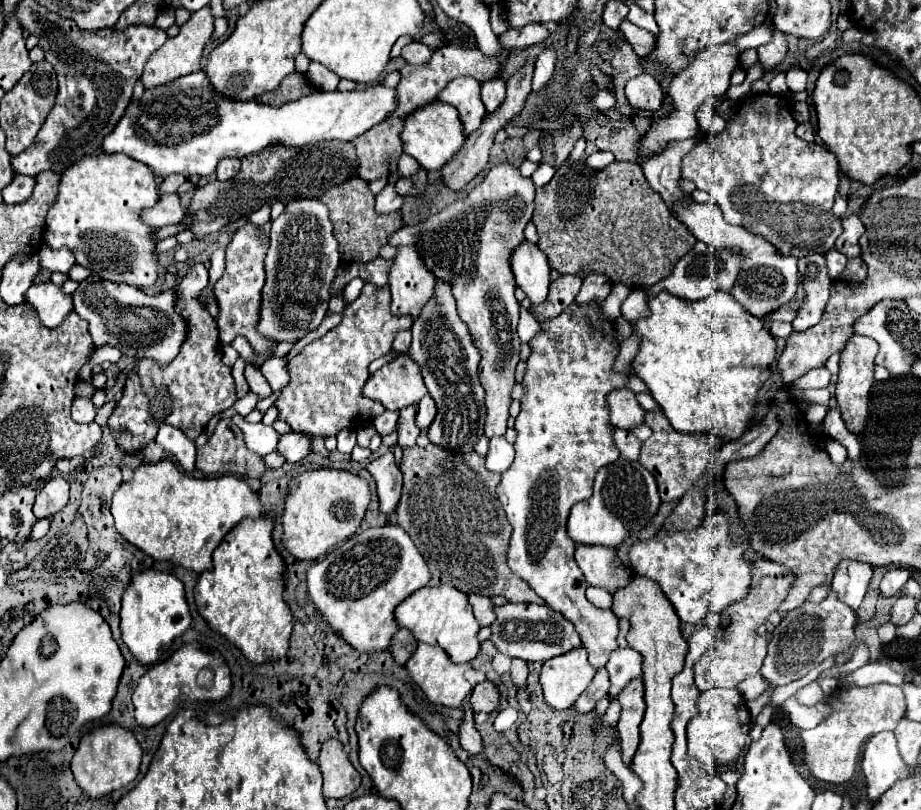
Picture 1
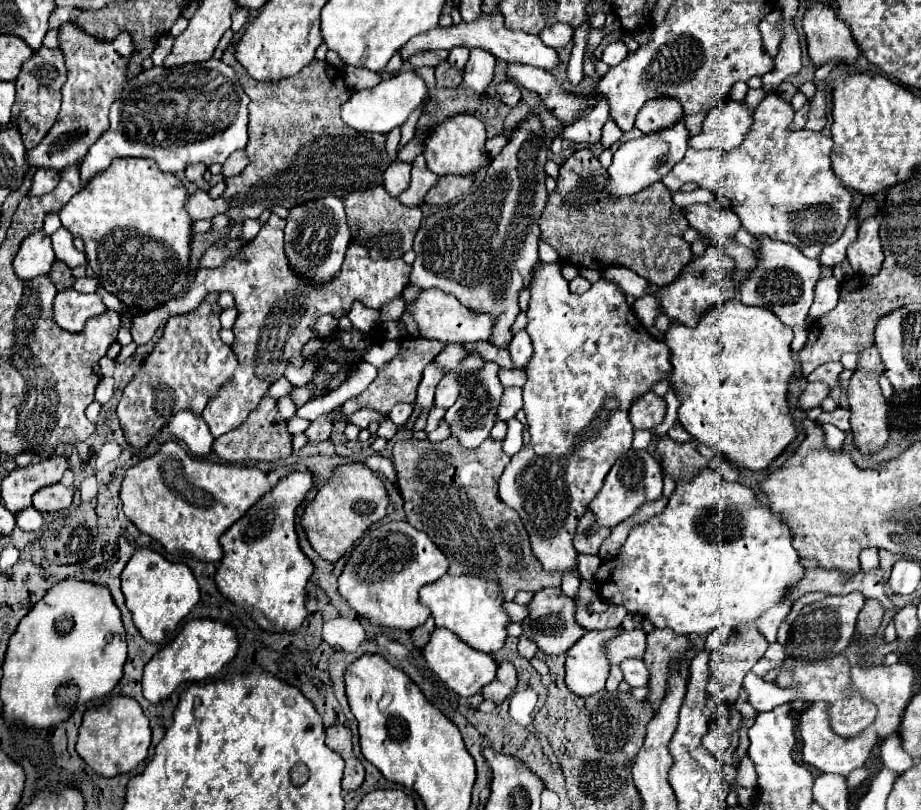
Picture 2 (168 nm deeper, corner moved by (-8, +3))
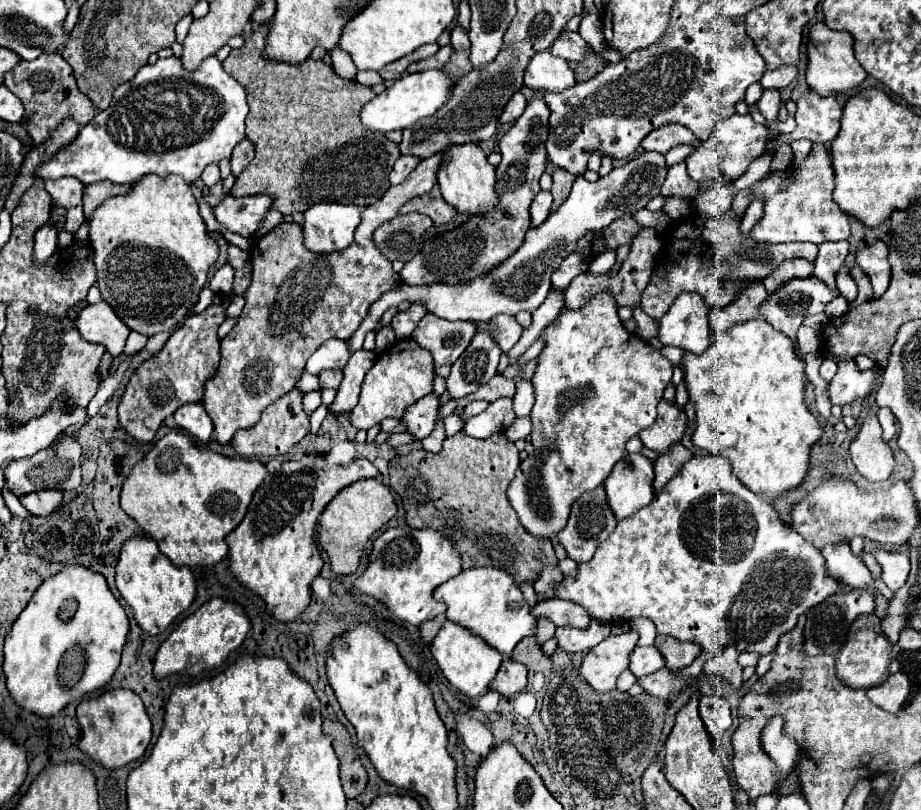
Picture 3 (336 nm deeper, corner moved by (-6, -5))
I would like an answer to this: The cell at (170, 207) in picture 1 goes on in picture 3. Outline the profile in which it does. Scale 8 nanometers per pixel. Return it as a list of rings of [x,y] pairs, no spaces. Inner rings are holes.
[[[228,195],[220,205],[214,207],[214,215],[228,231],[252,237],[258,231],[258,227],[264,223],[272,203],[274,197],[270,195],[250,195],[240,199]]]

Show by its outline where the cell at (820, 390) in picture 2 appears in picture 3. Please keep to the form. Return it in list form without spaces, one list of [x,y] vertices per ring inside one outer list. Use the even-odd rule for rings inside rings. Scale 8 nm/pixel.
[[[838,361],[838,373],[830,381],[830,399],[834,405],[850,405],[856,399],[866,399],[874,389],[874,369],[860,371],[856,361]]]

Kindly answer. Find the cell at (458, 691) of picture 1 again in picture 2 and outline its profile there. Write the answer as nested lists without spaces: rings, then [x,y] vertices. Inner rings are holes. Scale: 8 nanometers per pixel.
[[[436,629],[424,647],[424,659],[430,671],[456,695],[460,697],[472,697],[478,691],[482,691],[484,685],[488,685],[496,677],[498,665],[488,653],[478,653],[472,647],[468,647],[464,641],[460,641],[452,631],[448,629]]]

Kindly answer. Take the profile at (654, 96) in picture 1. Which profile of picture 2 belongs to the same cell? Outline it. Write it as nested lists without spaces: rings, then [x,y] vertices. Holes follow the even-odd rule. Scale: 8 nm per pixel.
[[[658,97],[652,101],[646,101],[642,109],[636,115],[636,127],[642,133],[654,133],[664,127],[670,127],[682,117],[682,105],[674,97]]]

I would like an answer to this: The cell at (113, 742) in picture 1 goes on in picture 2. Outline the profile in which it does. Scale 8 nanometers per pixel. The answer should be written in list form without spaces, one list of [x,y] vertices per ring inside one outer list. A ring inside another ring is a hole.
[[[112,697],[108,703],[84,713],[76,751],[94,769],[94,773],[110,779],[136,769],[148,755],[152,731],[140,705],[130,697]]]

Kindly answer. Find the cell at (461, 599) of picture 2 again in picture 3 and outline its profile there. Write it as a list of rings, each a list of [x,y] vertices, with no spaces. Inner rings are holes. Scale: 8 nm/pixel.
[[[494,567],[464,569],[460,575],[442,583],[434,591],[434,599],[448,605],[446,611],[448,619],[472,629],[472,633],[476,633],[494,649],[498,649],[504,657],[510,657],[514,647],[524,637],[536,635],[538,619],[532,615],[532,607],[524,601],[522,591],[518,589],[518,585],[514,585],[514,579],[504,569]]]

